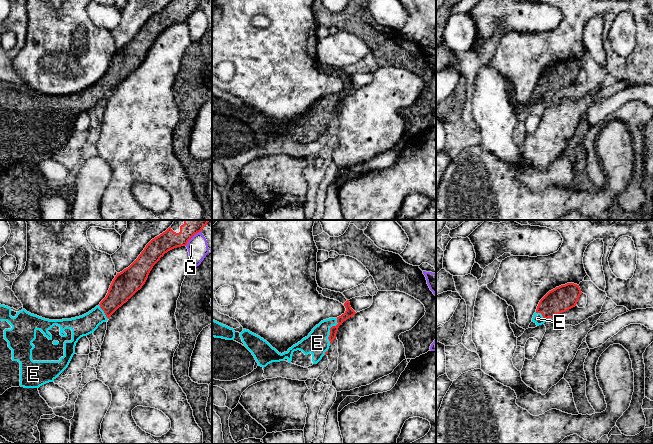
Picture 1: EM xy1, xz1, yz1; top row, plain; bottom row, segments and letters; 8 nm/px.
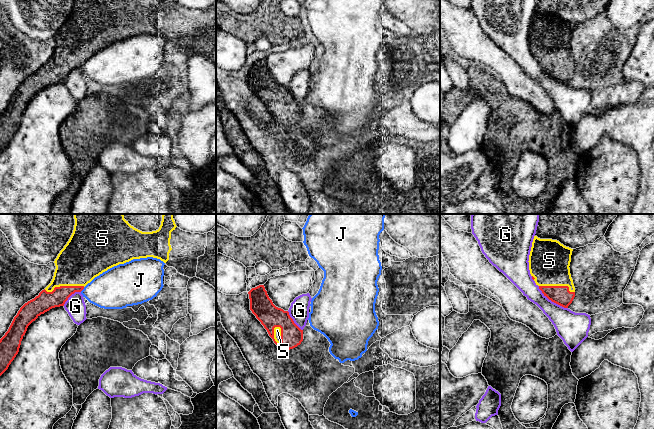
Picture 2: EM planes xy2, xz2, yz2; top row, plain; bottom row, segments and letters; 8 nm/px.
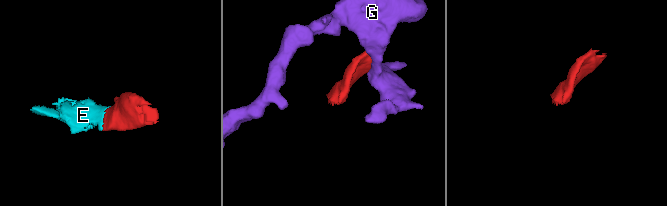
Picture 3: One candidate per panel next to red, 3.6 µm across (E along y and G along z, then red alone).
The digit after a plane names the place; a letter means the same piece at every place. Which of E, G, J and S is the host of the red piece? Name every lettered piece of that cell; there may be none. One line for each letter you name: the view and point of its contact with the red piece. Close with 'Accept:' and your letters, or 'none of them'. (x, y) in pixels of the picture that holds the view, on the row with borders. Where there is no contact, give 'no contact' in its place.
E: xz1 (330, 330)
S: xy2 (64, 286)
Accept: E, S

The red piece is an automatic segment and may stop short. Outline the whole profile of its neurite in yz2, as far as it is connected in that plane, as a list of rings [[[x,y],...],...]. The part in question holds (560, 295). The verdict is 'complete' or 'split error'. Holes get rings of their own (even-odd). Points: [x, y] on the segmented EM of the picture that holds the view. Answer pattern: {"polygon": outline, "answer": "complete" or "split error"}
{"polygon": [[[534,236],[528,261],[532,279],[544,296],[564,308],[575,297],[569,268],[572,251],[557,240]]], "answer": "split error"}

